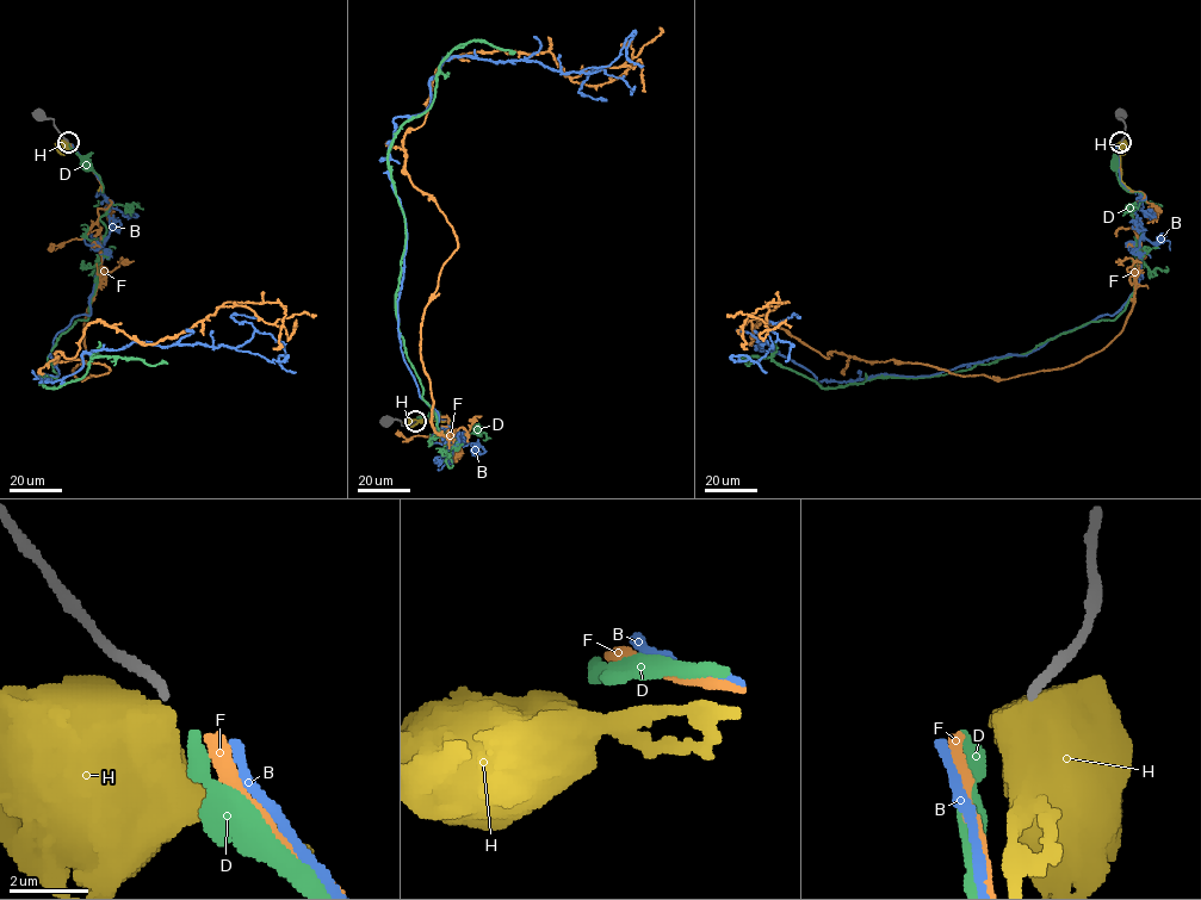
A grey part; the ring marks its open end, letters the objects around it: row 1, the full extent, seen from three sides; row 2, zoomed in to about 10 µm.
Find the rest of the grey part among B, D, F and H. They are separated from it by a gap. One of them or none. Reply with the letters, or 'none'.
none

